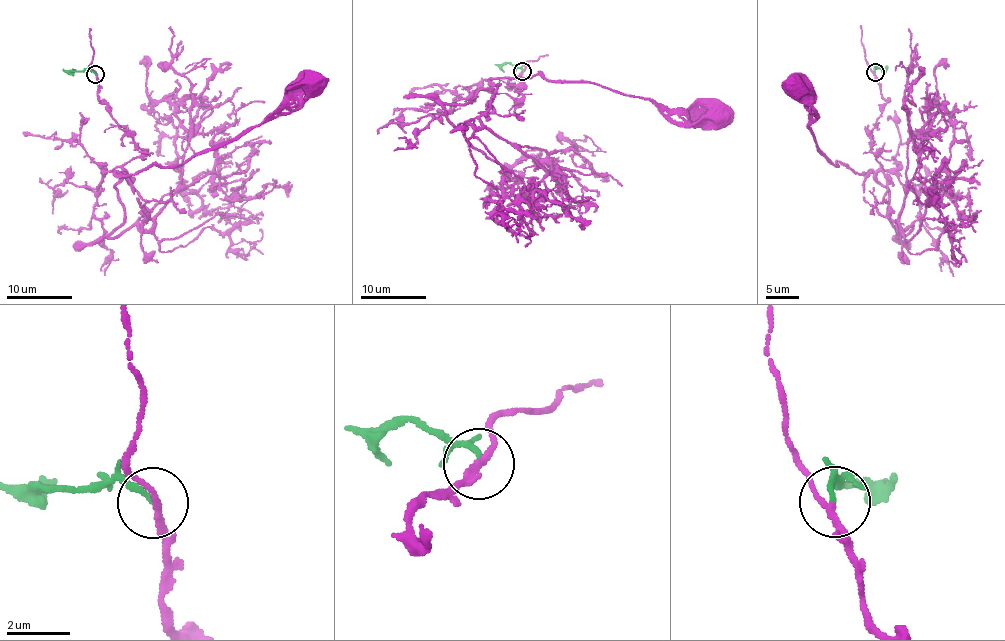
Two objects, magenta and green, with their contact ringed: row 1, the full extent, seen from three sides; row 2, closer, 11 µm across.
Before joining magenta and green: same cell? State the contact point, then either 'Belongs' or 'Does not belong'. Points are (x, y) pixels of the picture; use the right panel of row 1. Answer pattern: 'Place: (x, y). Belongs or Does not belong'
Place: (875, 72). Belongs

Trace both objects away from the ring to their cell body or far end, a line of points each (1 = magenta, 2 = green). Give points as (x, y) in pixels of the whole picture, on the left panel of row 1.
1: (97, 74), (101, 101), (144, 152), (117, 175), (175, 167), (234, 141), (299, 102), (317, 83)
2: (95, 74), (91, 70), (62, 70)

